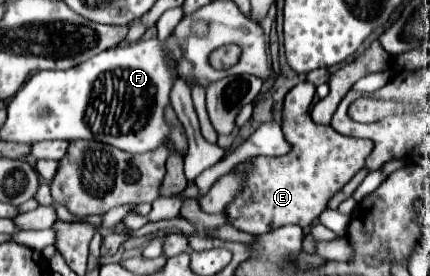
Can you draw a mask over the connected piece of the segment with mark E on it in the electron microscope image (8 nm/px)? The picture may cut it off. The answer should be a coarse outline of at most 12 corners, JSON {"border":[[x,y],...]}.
{"border":[[316,87],[284,99],[284,157],[254,157],[228,223],[310,227],[372,153],[312,121]]}

